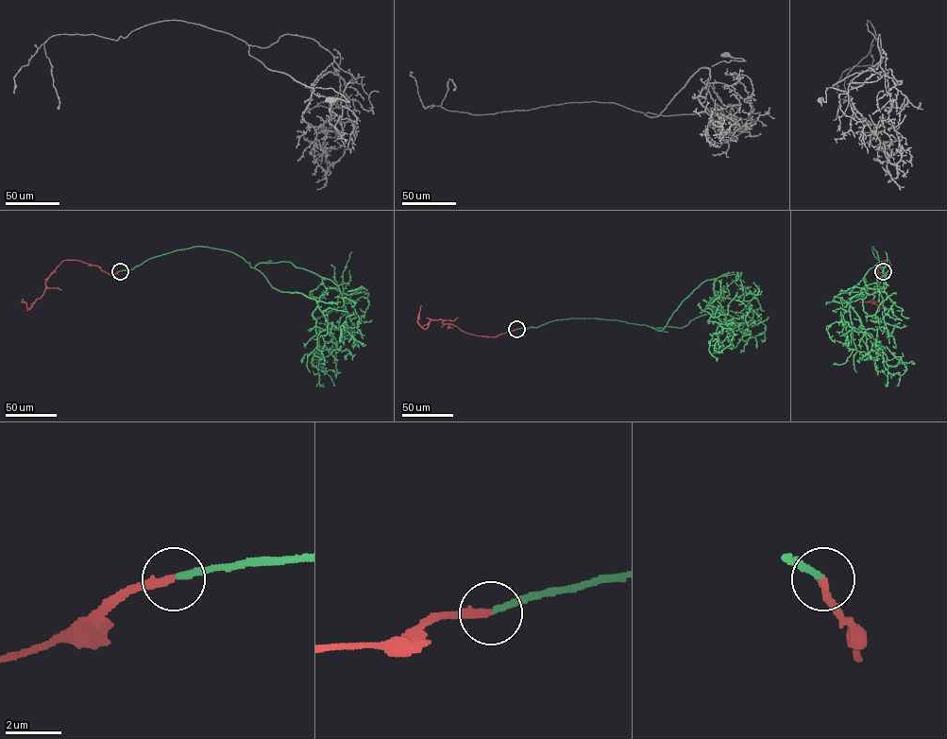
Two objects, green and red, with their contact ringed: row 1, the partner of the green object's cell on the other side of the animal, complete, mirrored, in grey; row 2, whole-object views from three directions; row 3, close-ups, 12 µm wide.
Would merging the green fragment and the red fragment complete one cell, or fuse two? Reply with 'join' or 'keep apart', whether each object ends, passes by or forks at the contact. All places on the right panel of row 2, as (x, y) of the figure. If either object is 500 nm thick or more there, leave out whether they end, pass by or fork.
join; green ends; red ends

